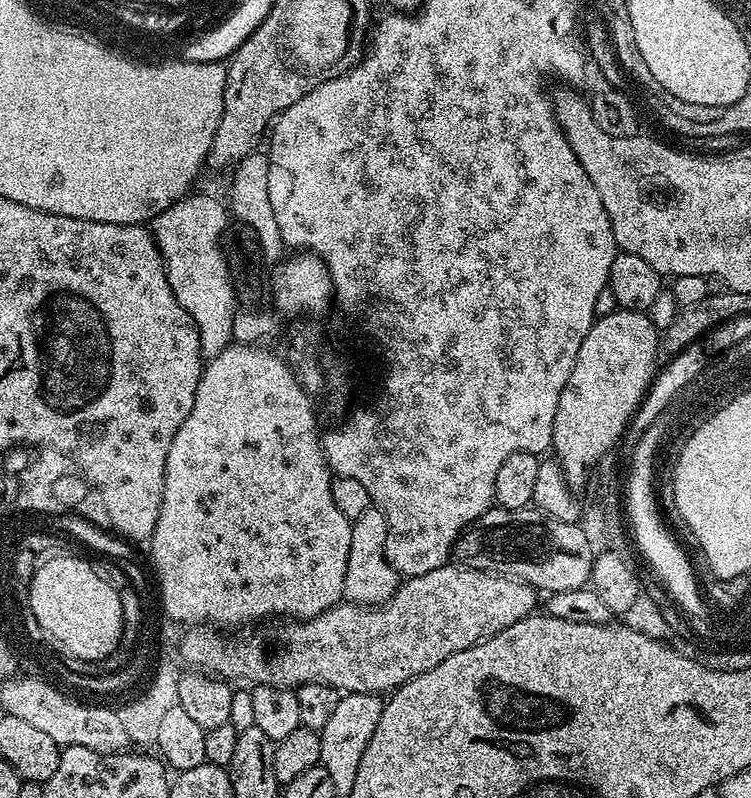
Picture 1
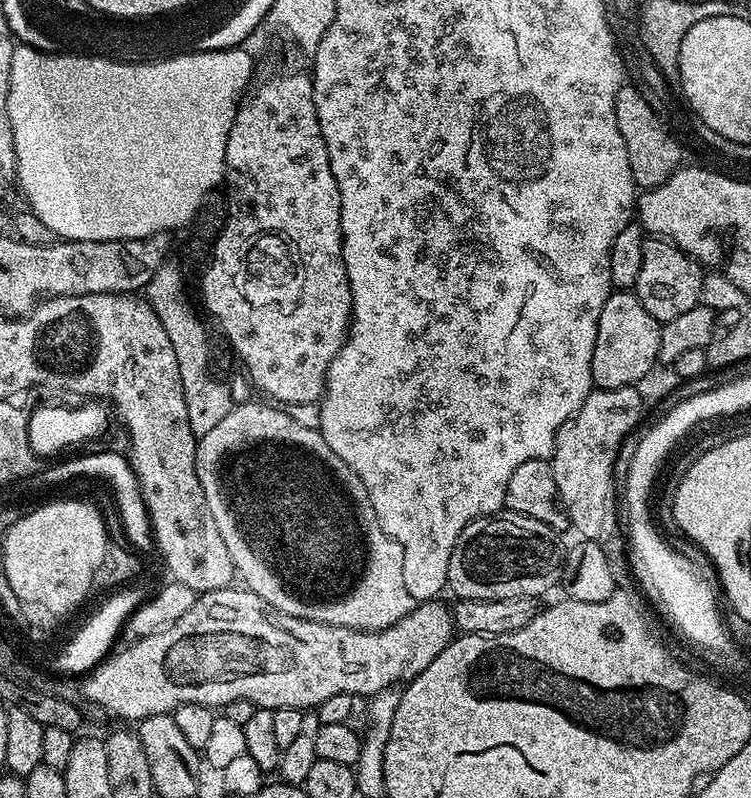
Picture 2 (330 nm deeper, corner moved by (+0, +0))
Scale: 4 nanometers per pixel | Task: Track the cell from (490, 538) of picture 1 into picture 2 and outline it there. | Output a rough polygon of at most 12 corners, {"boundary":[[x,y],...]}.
{"boundary":[[501,510],[454,542],[461,600],[543,597],[565,549],[546,522]]}

